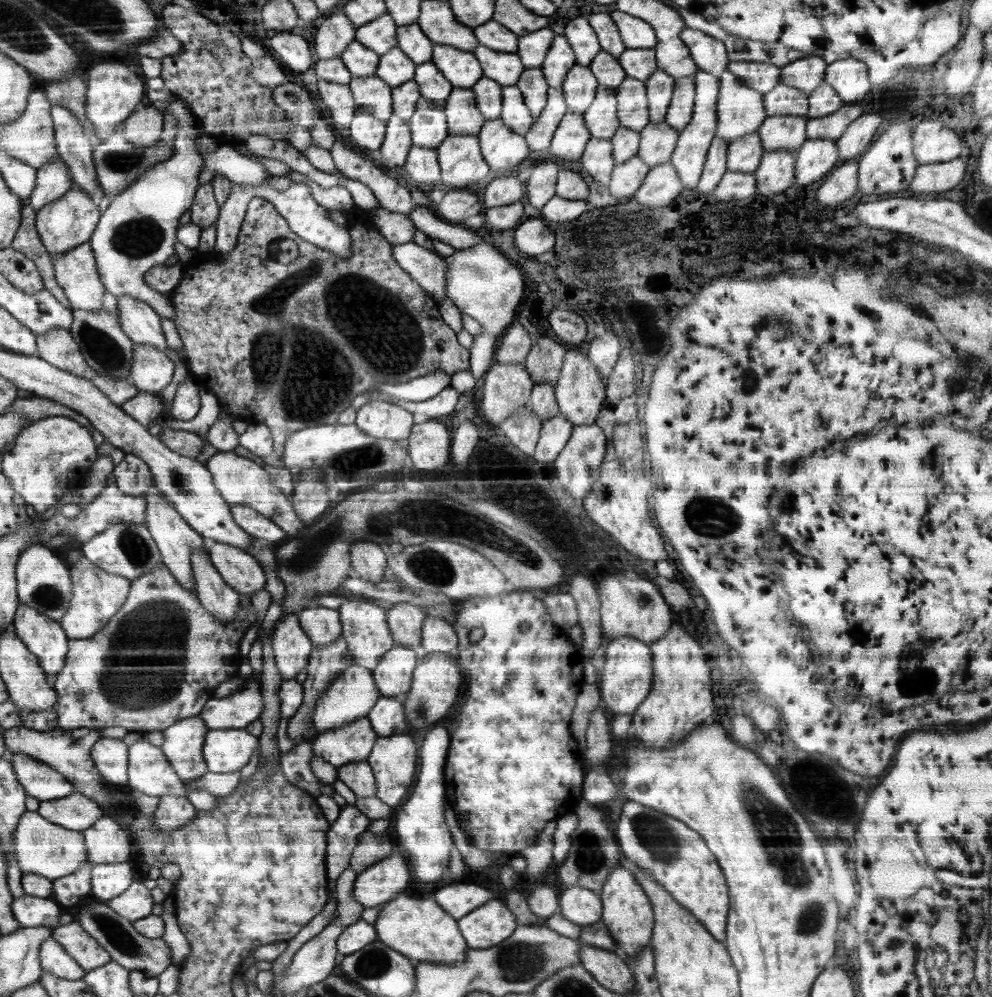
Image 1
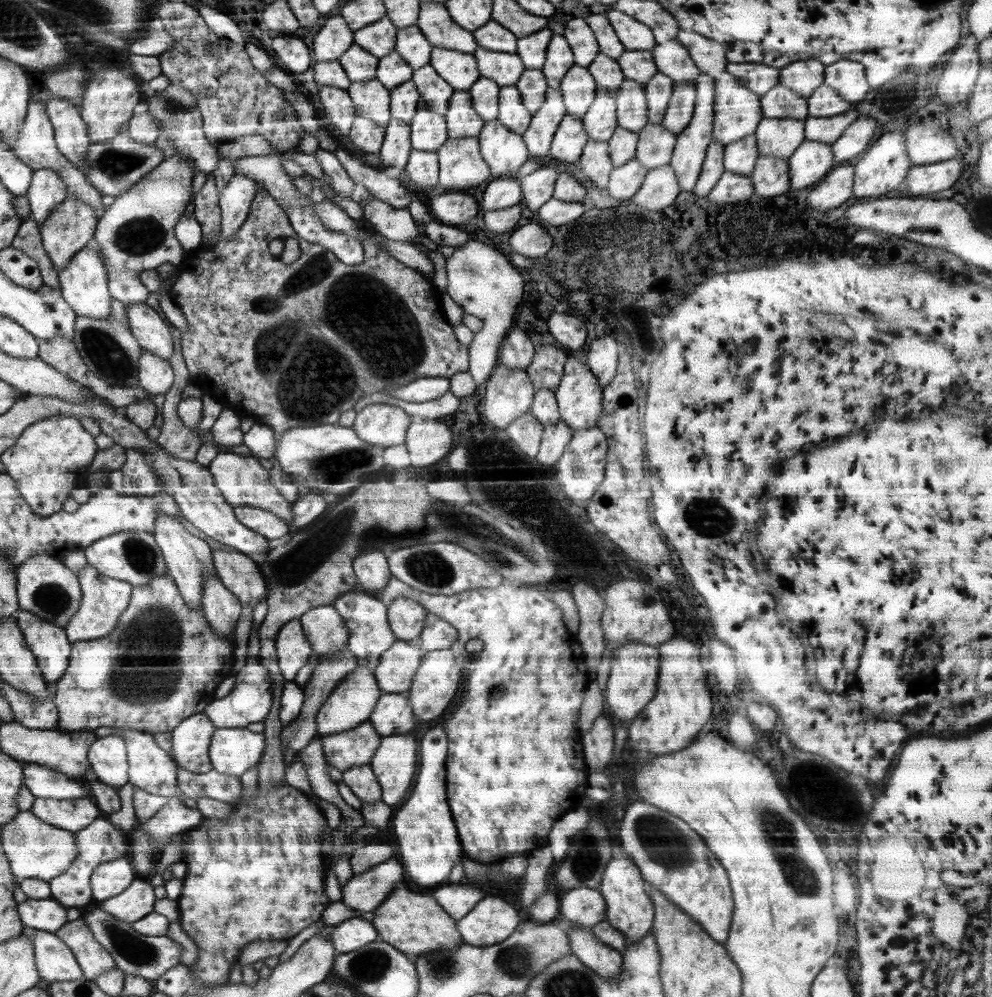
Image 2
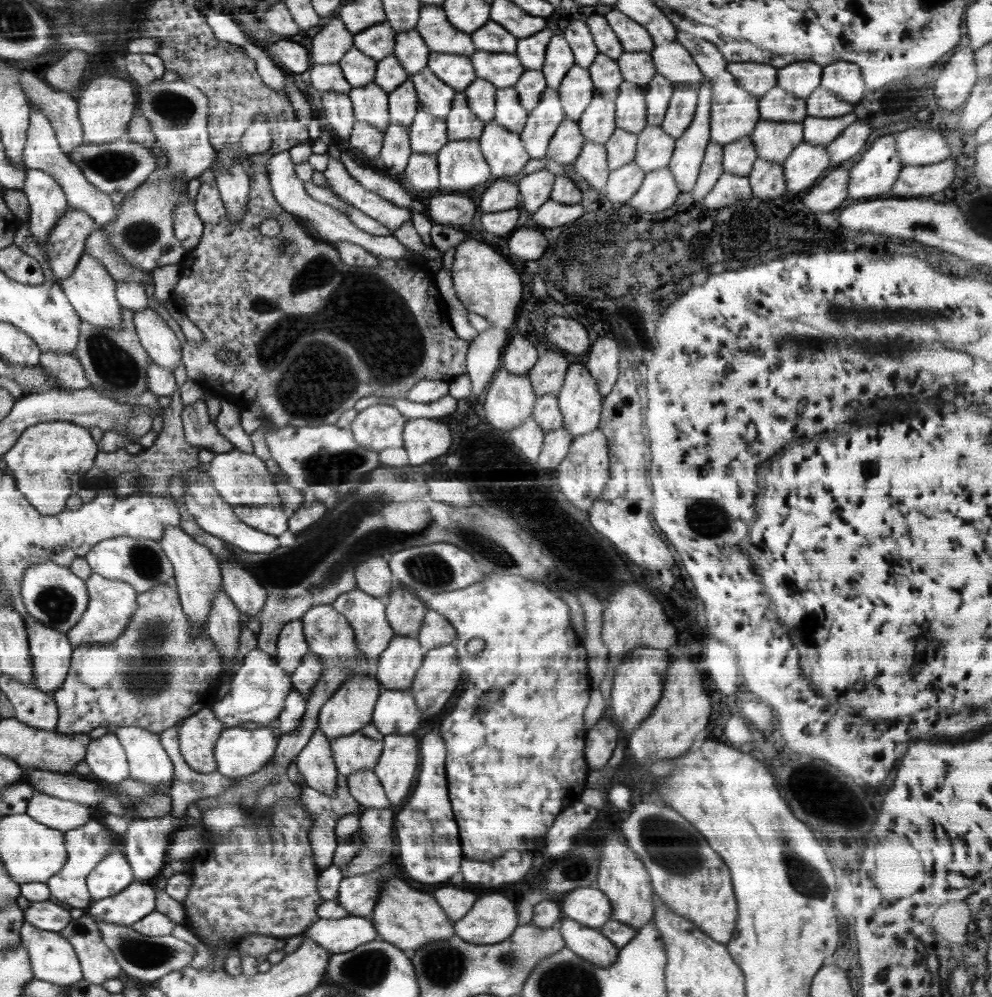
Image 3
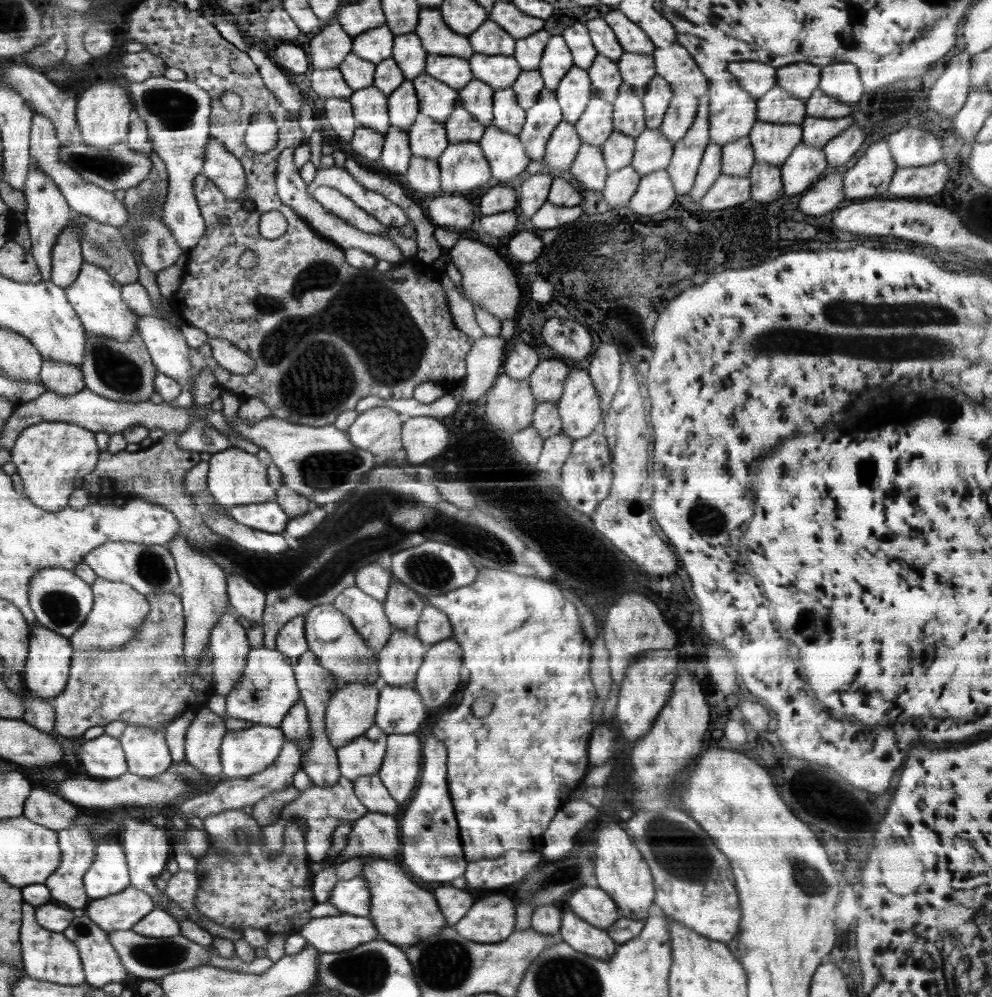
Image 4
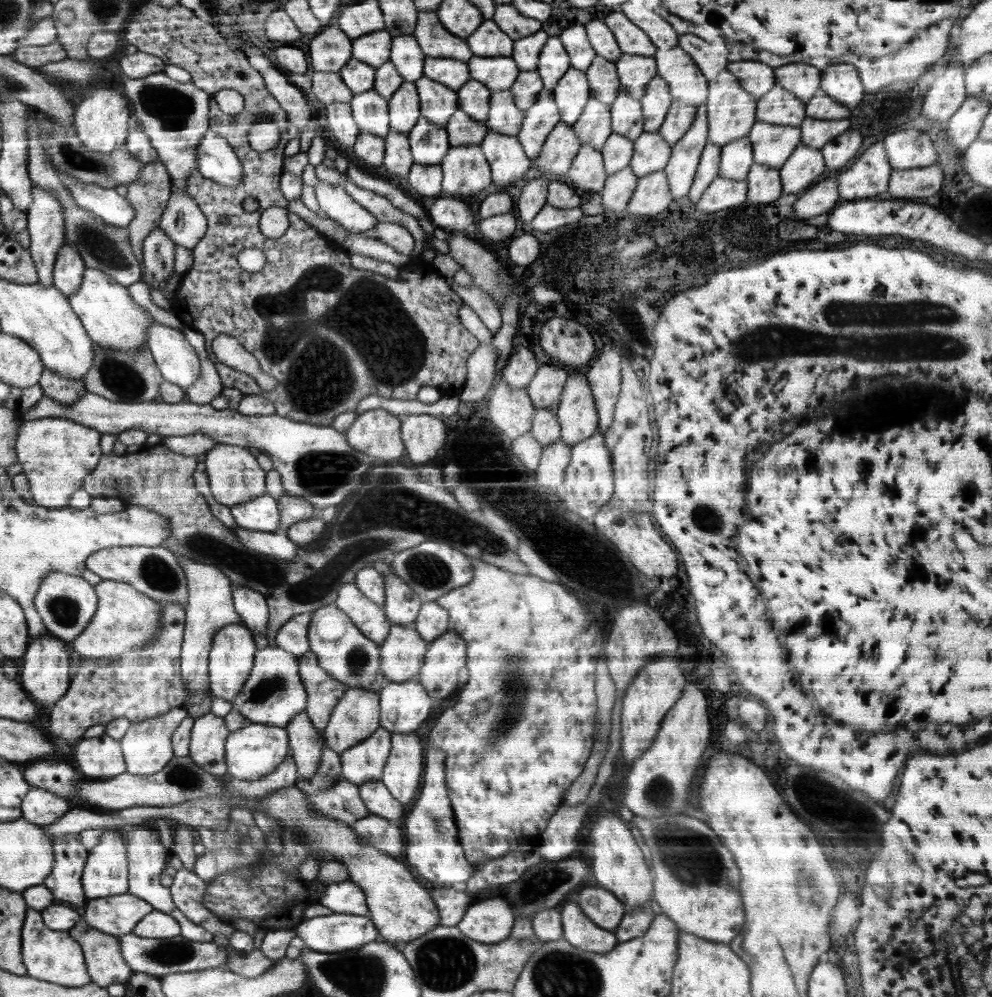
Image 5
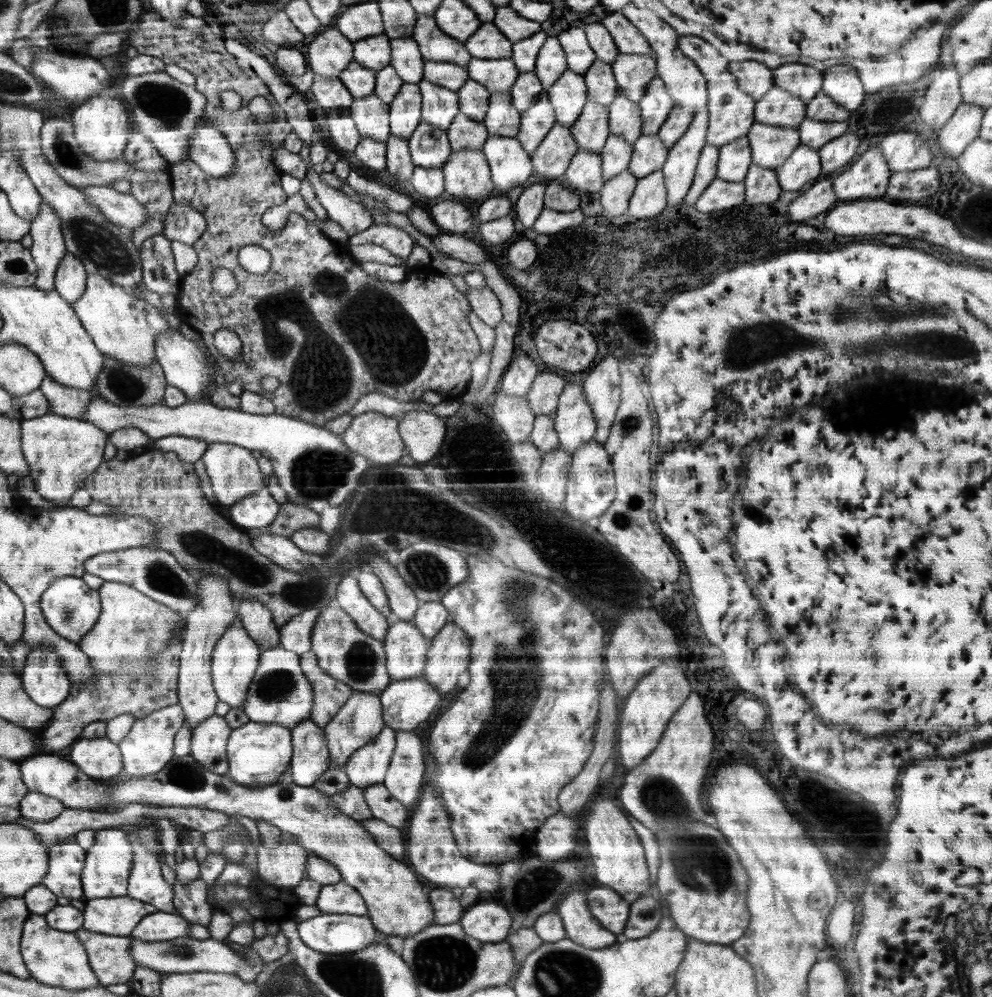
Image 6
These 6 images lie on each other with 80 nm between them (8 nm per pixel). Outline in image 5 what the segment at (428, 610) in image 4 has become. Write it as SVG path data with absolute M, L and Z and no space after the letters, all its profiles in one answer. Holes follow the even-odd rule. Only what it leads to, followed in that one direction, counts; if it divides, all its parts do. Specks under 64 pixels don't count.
M436 601L423 603L416 617L416 631L426 642L431 643L450 628L449 614Z

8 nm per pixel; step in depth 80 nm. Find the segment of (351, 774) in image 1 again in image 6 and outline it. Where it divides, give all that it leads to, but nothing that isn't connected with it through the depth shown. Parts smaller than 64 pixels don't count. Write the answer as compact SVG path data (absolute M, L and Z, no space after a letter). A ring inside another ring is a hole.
M383 783L363 789L363 797L374 819L386 822L388 826L402 828L408 818L408 810L396 800Z

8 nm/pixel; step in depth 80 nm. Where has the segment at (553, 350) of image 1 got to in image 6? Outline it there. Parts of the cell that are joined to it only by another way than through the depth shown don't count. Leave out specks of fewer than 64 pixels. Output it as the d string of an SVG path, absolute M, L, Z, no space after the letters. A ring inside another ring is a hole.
M540 372L525 396L532 413L535 416L554 416L564 387L566 382L562 376L552 372Z

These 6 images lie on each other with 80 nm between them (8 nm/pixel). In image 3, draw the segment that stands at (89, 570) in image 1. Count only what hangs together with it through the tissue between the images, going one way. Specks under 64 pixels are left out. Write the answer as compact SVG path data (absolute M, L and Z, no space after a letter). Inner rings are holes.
M92 573L85 579L90 594L88 608L82 613L81 621L68 632L69 641L74 648L88 644L109 644L116 641L129 629L129 622L138 610L138 591L127 582L110 580L102 575Z

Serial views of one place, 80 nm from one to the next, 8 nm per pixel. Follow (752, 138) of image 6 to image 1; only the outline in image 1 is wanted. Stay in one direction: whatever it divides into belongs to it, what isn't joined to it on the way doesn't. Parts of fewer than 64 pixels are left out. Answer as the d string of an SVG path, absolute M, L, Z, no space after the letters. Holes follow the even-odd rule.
M767 116L758 130L765 152L798 150L807 139L807 119L806 116Z

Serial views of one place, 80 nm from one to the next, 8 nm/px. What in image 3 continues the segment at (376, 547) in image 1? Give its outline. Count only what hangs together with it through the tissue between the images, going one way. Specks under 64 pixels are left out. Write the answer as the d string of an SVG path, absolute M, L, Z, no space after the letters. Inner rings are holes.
M380 556L366 560L357 566L355 571L357 588L366 591L366 594L370 596L380 598L394 586L395 579L391 574L389 564Z

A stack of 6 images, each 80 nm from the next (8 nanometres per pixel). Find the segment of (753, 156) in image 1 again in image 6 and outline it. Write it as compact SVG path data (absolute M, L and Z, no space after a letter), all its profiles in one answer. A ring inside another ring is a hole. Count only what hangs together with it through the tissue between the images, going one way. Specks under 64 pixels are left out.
M747 136L719 147L717 177L728 182L743 182L752 164L752 151Z

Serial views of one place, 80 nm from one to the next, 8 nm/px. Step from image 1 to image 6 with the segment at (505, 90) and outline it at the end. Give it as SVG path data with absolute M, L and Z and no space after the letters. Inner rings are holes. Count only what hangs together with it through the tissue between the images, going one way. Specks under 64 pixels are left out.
M509 92L492 93L486 116L482 121L489 136L515 137L518 134L521 112L512 104Z

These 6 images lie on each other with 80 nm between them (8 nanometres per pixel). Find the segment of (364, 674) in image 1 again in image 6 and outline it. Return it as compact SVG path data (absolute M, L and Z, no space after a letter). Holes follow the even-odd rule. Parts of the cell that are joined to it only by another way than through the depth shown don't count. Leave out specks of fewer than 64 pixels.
M354 691L323 728L325 741L334 764L342 768L354 752L358 752L361 746L368 745L384 727L383 708L379 695Z

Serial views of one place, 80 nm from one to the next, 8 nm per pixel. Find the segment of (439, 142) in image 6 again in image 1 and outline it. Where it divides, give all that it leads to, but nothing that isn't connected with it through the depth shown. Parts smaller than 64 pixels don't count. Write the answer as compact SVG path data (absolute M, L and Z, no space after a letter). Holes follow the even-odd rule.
M422 96L408 121L414 146L435 149L449 135L444 109Z

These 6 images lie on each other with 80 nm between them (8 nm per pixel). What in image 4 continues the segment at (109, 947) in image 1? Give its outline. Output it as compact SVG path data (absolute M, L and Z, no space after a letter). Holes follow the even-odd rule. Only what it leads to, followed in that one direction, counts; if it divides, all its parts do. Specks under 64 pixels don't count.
M133 929L113 930L109 933L112 945L118 955L121 956L122 964L125 964L126 971L134 974L138 979L155 979L161 981L167 974L192 970L202 966L208 966L213 956L213 949L196 942L192 942L184 935L169 937L150 938L142 936Z

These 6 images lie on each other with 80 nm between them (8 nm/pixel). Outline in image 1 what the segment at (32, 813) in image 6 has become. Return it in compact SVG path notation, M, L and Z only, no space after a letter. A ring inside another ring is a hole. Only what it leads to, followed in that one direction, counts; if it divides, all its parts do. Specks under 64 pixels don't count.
M78 792L52 801L41 801L37 814L67 830L86 831L105 813L97 802Z

